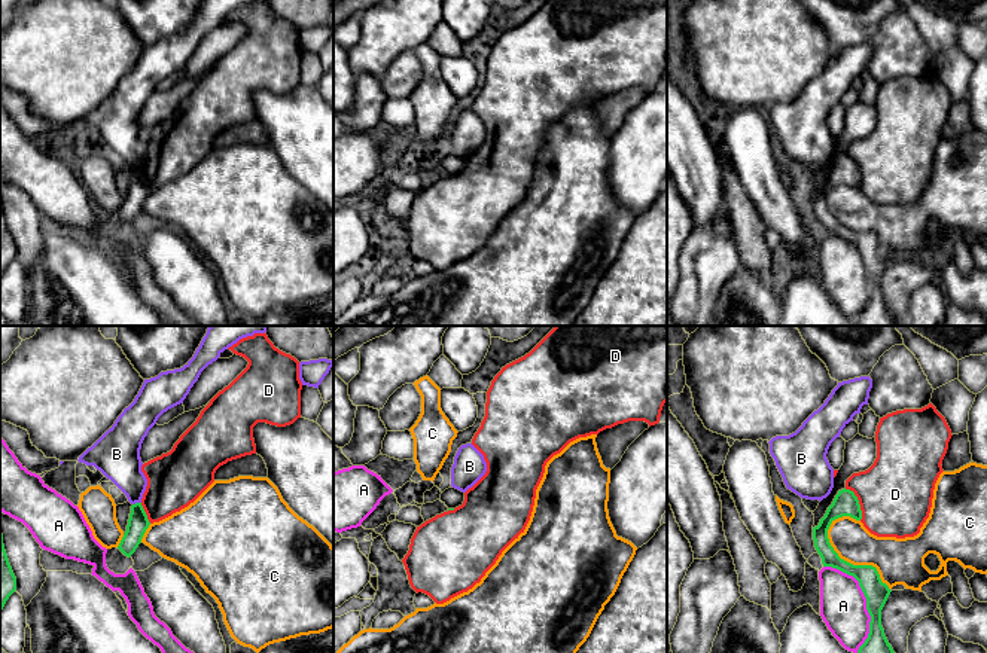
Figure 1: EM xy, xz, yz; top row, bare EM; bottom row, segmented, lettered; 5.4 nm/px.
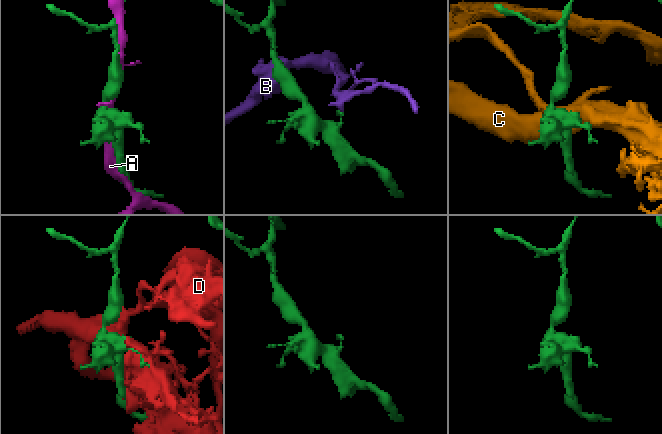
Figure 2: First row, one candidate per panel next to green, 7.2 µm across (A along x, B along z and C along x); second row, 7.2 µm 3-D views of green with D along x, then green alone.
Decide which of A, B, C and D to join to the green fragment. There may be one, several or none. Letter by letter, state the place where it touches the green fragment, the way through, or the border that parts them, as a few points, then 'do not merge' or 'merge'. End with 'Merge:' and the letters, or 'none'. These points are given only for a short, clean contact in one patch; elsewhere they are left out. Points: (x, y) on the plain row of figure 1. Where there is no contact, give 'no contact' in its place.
A: contact yz (867, 268); do not merge
B: contact xy (136, 170); border xy (140, 168), (133, 171); do not merge
C: contact yz (849, 229); do not merge
D: contact yz (858, 168); do not merge
Merge: none

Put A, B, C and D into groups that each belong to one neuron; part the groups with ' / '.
A / B / C / D

